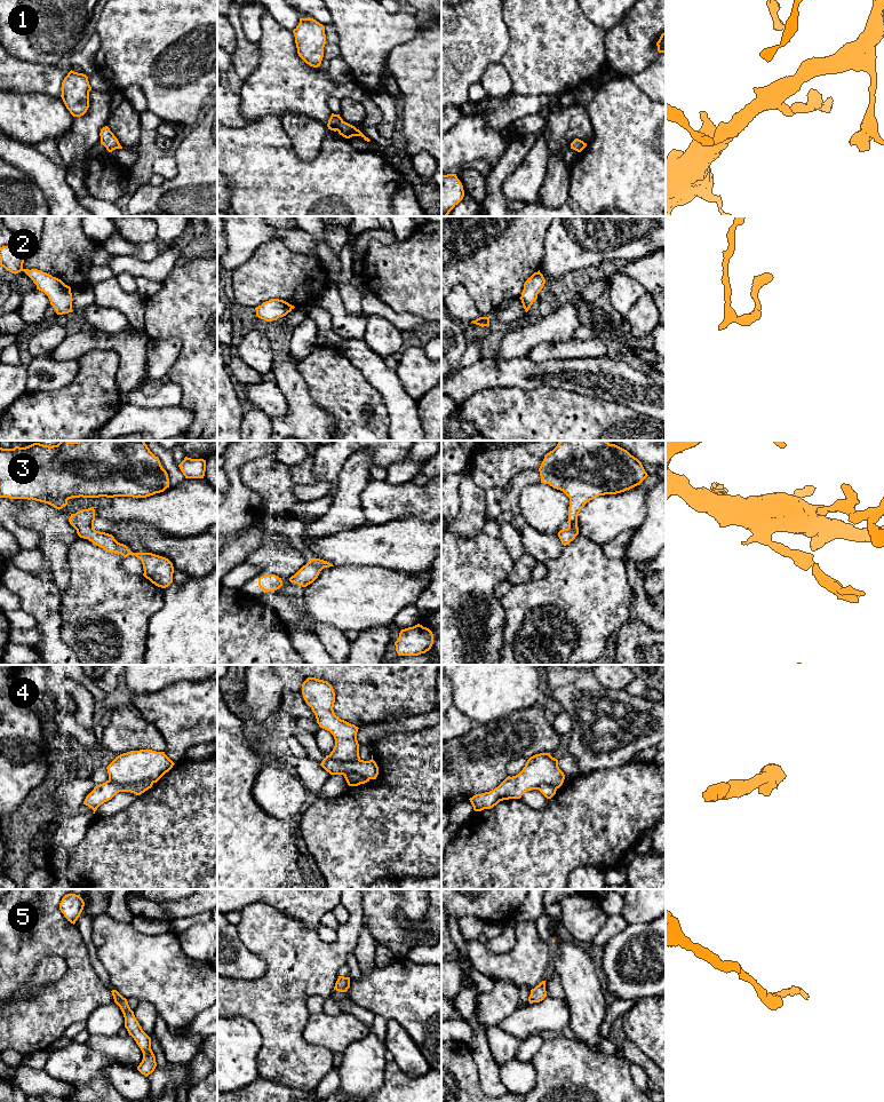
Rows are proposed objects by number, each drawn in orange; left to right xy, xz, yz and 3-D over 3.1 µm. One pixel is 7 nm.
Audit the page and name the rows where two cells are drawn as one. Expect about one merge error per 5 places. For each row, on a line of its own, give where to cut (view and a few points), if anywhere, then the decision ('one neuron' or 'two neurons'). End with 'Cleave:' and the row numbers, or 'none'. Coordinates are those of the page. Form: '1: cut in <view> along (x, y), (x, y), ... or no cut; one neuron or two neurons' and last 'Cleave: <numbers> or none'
1: no cut; one neuron
2: no cut; one neuron
3: no cut; one neuron
4: cut in xy along (109, 779), (118, 784), (134, 784), (144, 781), (152, 783); two neurons
5: no cut; one neuron
Cleave: 4

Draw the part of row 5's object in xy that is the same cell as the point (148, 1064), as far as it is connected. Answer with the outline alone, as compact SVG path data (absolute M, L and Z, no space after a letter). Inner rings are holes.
M112 990L114 1002L120 1007L125 1017L125 1028L129 1036L134 1038L143 1053L143 1060L137 1067L137 1070L148 1077L157 1067L156 1056L151 1049L151 1038L143 1031L134 1012L130 1009L128 1001L117 990Z

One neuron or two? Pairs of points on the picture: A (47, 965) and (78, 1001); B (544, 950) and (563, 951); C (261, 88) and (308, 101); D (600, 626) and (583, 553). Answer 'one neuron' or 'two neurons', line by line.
A: two neurons
B: two neurons
C: one neuron
D: one neuron

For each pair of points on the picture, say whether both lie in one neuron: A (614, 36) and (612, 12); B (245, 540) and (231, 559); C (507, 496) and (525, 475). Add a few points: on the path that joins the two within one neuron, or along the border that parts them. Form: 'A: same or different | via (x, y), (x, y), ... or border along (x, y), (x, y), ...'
A: different | border along (627, 12), (615, 25), (606, 31)
B: same | via (241, 545), (232, 554)
C: same | via (511, 491), (522, 480)

